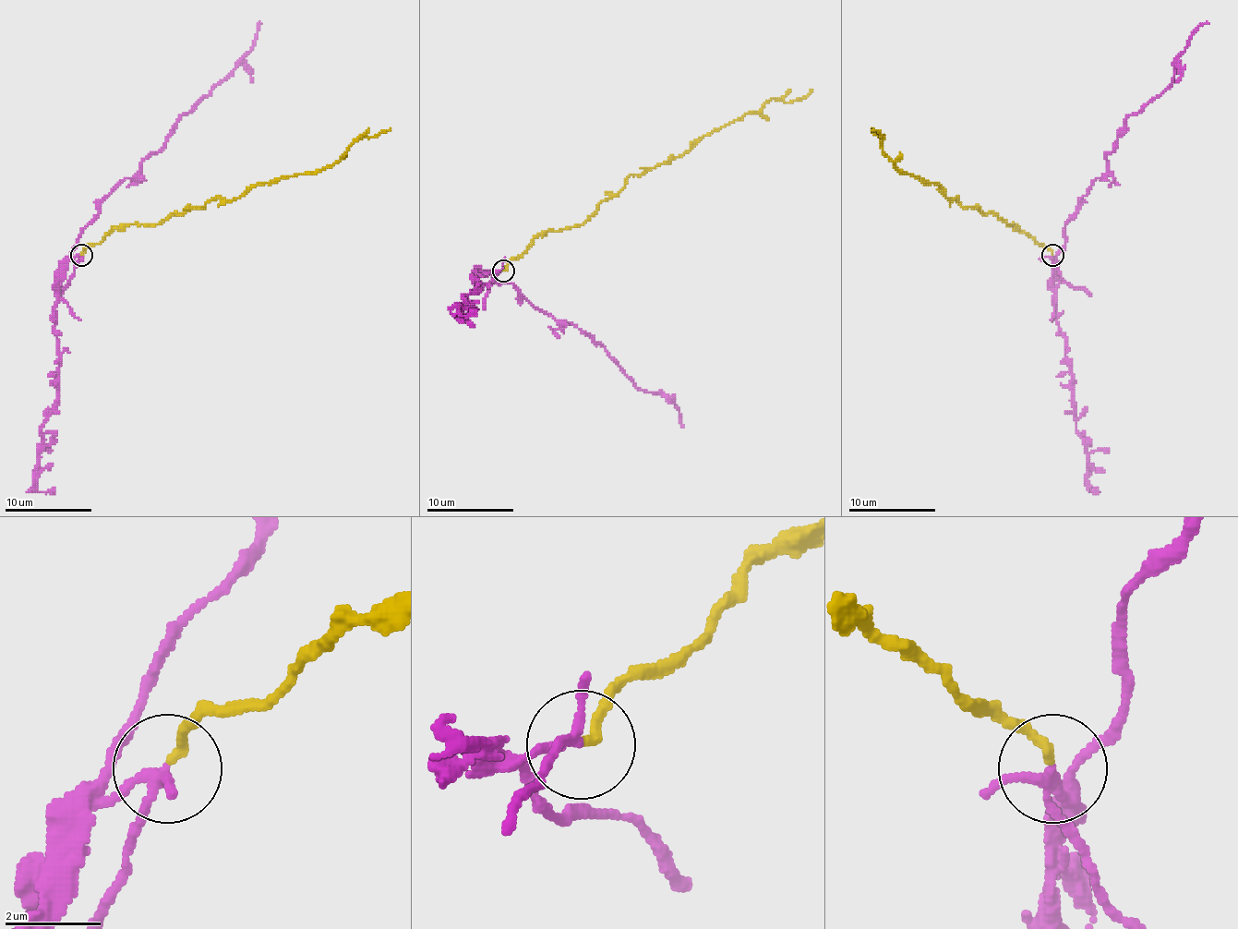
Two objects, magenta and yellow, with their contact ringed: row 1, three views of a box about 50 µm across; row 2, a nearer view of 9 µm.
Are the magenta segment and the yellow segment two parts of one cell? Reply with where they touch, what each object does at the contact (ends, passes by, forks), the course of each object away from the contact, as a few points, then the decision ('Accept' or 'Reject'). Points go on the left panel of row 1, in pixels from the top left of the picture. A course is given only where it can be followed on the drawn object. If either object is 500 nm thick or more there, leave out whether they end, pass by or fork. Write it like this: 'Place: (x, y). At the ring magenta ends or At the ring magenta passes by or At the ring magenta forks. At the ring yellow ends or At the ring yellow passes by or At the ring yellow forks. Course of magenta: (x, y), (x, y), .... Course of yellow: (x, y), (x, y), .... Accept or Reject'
Place: (81, 255). At the ring magenta forks. At the ring yellow ends. Course of magenta: (80, 254), (74, 257), (72, 250), (101, 204), (163, 145), (176, 121), (250, 50), (257, 26), (261, 23). Course of yellow: (80, 254), (114, 228), (157, 223), (210, 199), (234, 199), (266, 183), (320, 172), (355, 141), (390, 130). Reject

